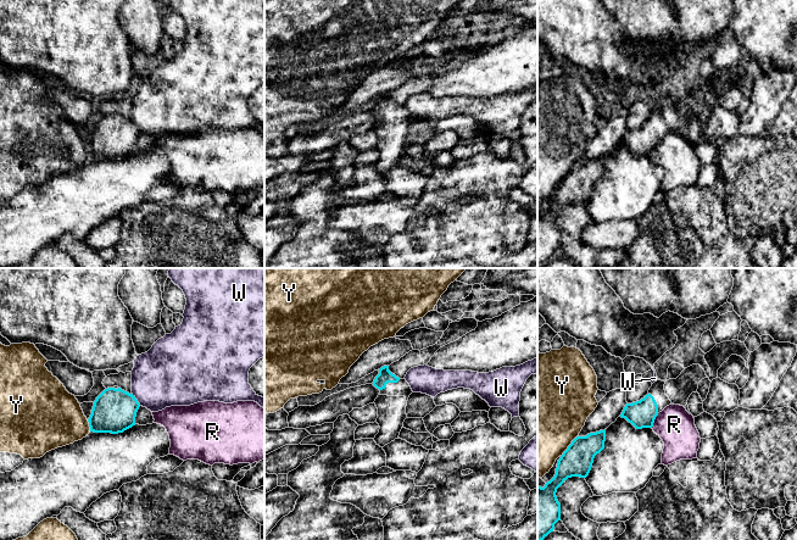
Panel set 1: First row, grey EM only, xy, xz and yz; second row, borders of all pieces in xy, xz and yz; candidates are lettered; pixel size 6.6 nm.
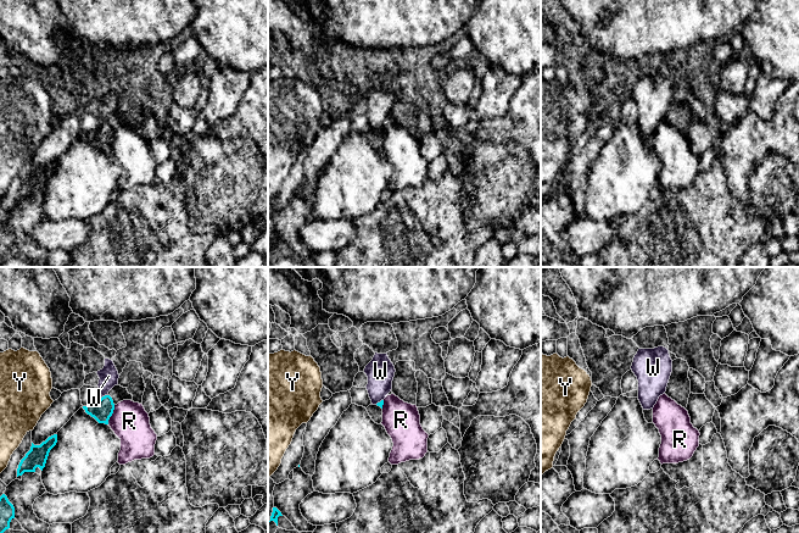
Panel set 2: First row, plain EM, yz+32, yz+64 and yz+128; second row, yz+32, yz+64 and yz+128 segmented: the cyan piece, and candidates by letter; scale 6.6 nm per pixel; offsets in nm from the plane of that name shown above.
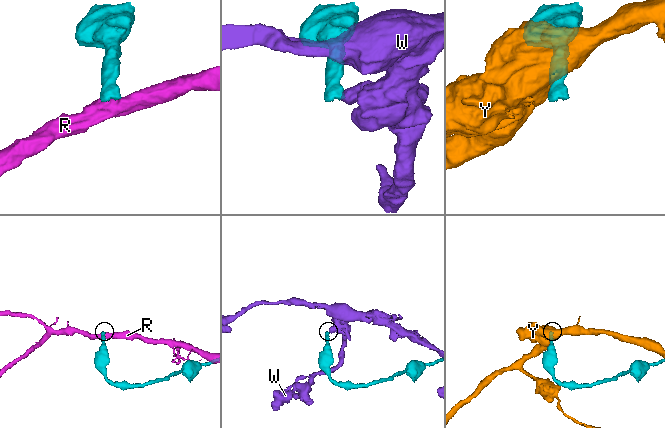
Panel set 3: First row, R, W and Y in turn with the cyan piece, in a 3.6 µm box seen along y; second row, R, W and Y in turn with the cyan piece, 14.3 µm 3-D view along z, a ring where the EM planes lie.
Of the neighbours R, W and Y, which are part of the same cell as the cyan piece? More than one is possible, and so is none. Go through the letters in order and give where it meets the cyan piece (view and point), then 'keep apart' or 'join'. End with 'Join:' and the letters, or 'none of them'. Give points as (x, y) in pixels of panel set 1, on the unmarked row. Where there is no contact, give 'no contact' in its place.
R: yz (653, 148) | keep apart
W: xy (135, 126) | keep apart
Y: yz (568, 173) | keep apart
Join: none of them

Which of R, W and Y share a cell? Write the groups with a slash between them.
R / W / Y

